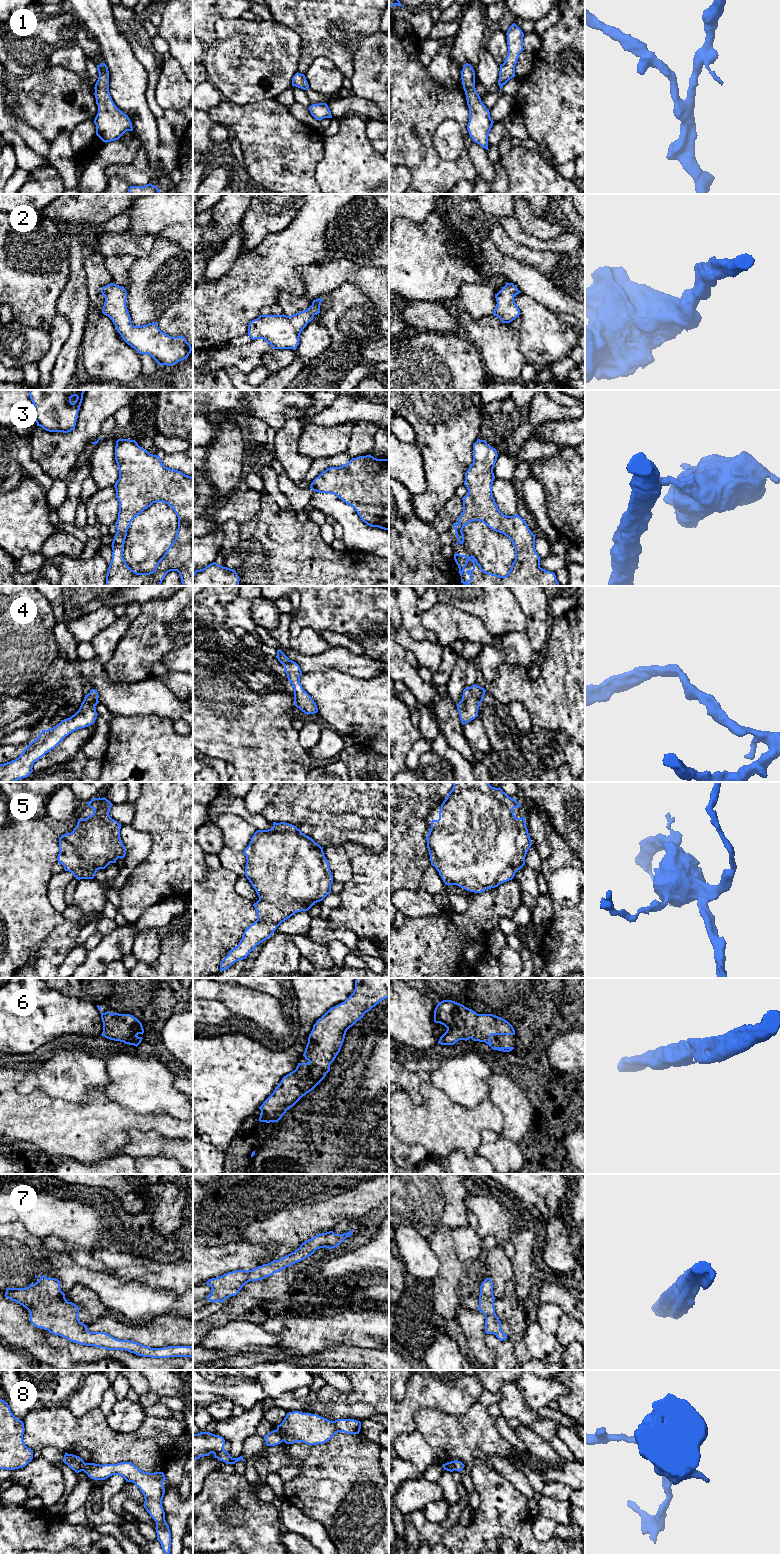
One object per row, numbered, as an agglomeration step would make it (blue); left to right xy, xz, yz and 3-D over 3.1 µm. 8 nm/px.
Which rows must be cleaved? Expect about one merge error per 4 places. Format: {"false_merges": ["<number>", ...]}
{"false_merges": ["8"]}

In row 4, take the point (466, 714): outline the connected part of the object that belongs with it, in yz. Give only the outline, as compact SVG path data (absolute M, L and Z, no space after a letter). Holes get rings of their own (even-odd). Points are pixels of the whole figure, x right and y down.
M476 684L463 690L462 700L456 705L463 725L478 717L479 706L485 692L484 688Z

